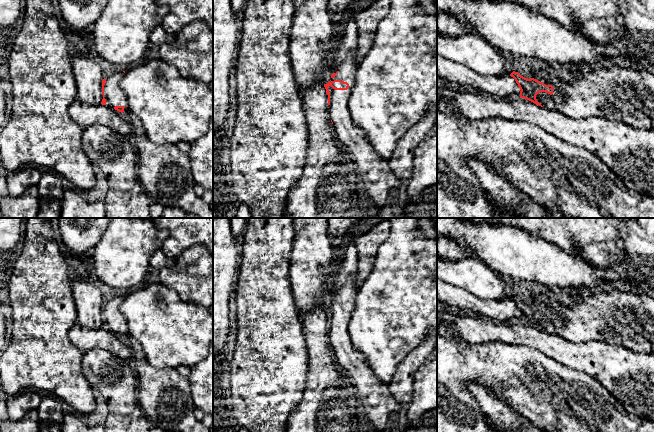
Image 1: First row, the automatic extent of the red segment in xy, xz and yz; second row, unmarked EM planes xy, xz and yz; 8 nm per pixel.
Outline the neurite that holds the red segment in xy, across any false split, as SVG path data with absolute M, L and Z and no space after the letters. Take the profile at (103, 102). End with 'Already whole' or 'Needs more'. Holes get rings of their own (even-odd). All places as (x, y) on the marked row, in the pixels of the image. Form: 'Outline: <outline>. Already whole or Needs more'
Outline: M118 71L110 75L107 79L102 80L102 95L101 104L115 109L121 113L127 110L127 96L121 88L121 80L124 77L125 71Z. Needs more

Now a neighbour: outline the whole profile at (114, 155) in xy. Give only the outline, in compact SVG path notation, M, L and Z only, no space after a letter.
M92 125L83 130L81 147L108 180L105 218L151 218L152 200L139 180L131 138L109 127Z

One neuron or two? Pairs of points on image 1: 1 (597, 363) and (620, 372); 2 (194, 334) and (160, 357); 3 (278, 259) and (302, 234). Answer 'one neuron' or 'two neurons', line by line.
1: one neuron
2: one neuron
3: two neurons

